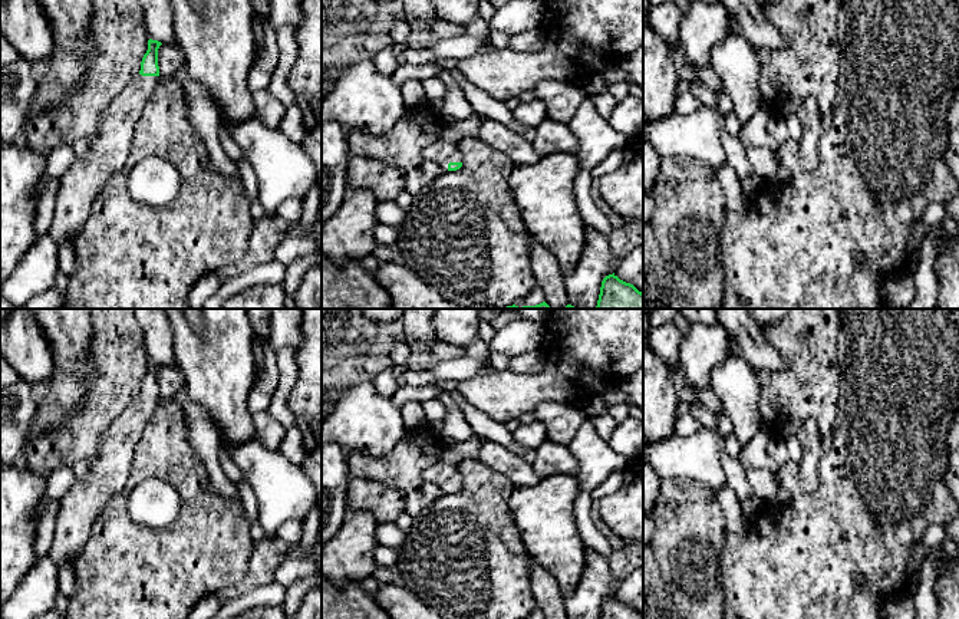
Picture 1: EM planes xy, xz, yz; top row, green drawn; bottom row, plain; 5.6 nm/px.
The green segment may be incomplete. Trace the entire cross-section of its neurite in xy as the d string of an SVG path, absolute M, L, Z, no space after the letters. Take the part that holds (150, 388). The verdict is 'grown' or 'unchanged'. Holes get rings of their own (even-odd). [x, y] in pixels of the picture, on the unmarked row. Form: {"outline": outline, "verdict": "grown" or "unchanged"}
{"outline": "M148 362L148 372L142 379L139 396L102 435L98 458L90 465L86 465L85 477L76 478L67 494L62 498L49 550L49 556L56 564L73 566L79 551L90 536L92 524L102 506L113 493L125 488L135 447L145 424L162 402L158 388L158 371L161 366L158 362Z", "verdict": "grown"}

